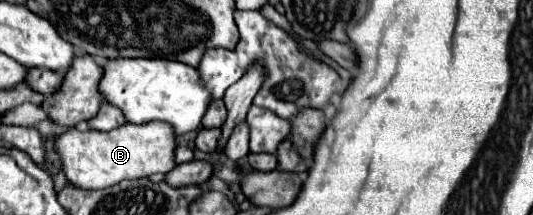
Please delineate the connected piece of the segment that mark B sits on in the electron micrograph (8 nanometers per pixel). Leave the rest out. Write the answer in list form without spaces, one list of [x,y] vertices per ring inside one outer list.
[[[127,123],[113,131],[77,131],[69,129],[57,137],[55,147],[63,161],[63,171],[67,179],[81,189],[105,189],[117,185],[125,179],[151,177],[155,173],[173,171],[175,163],[175,131],[167,123]]]

